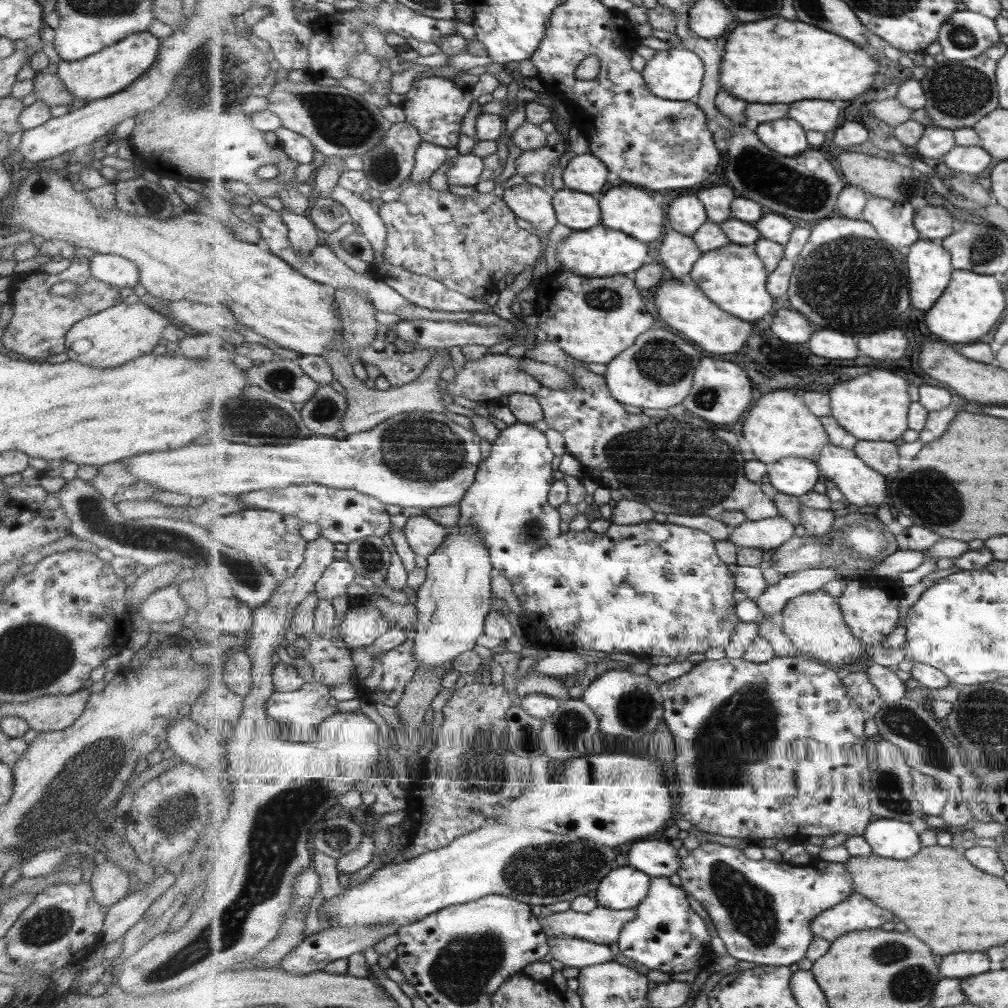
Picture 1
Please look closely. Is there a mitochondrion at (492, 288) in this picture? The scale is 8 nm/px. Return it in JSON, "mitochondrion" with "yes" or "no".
{"mitochondrion":"no"}

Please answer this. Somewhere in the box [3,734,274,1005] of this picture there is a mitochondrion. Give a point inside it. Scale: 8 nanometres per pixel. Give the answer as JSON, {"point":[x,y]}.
{"point":[45,927]}

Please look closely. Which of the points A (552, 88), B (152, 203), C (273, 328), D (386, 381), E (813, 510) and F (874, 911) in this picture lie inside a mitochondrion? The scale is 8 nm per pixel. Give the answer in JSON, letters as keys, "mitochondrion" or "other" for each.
{"A":"other","B":"mitochondrion","C":"other","D":"other","E":"other","F":"other"}

